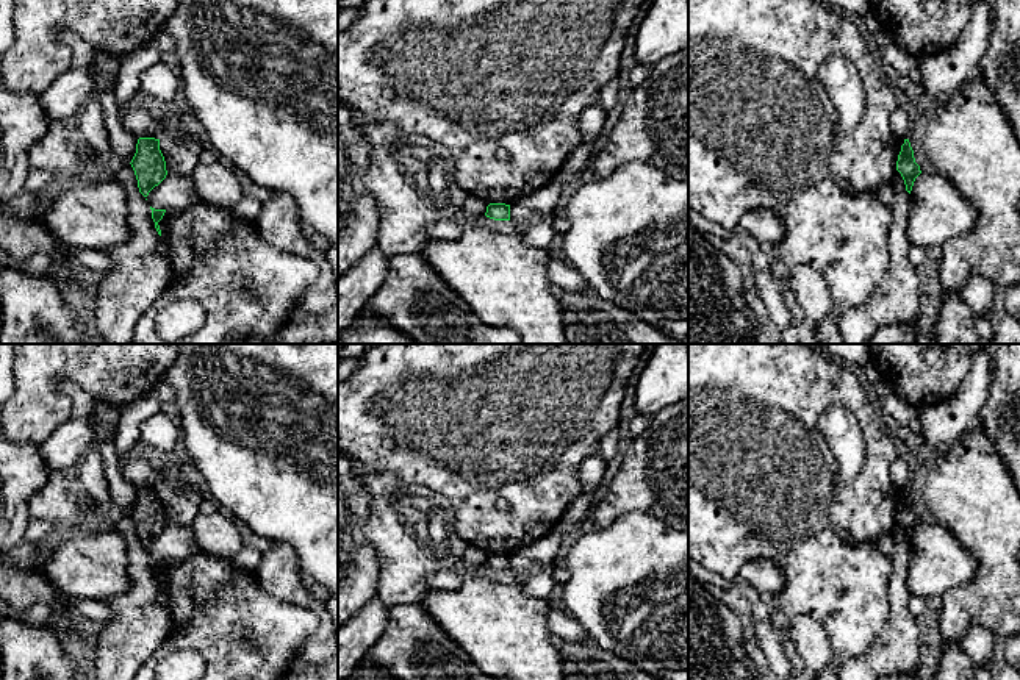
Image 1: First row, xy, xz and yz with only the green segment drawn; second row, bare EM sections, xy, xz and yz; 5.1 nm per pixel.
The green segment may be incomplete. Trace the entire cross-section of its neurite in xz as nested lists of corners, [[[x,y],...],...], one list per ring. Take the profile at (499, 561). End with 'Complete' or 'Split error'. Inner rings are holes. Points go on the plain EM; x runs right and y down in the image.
[[[490,553],[487,557],[487,567],[494,571],[510,571],[510,555],[505,553]]]. Complete

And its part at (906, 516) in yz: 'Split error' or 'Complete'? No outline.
Complete

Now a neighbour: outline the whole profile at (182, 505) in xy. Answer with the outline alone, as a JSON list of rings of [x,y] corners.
[[[194,485],[185,489],[175,489],[172,486],[160,489],[160,500],[164,506],[167,524],[191,527],[200,514],[199,503],[203,499],[205,496]]]

